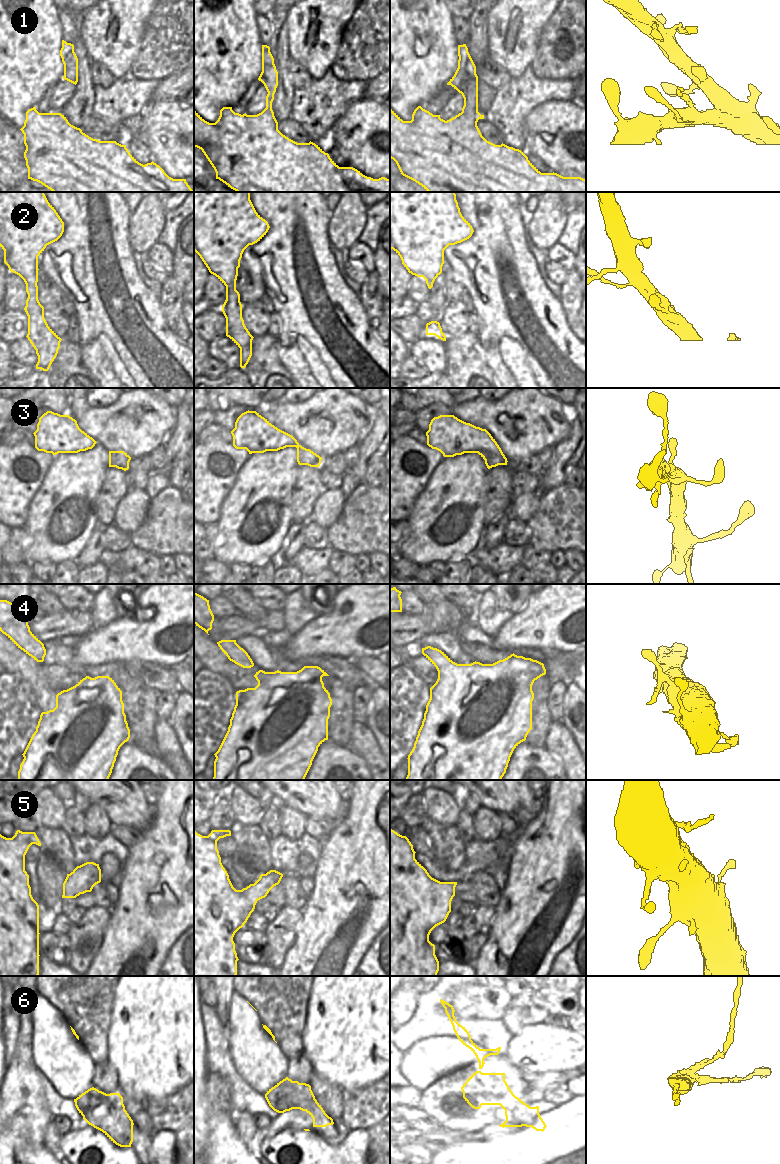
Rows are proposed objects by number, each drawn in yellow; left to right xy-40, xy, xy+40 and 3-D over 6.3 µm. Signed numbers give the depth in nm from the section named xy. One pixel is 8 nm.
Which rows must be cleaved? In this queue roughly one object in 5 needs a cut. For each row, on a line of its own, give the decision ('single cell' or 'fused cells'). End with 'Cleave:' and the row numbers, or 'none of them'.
1: single cell
2: single cell
3: single cell
4: single cell
5: single cell
6: fused cells
Cleave: 6

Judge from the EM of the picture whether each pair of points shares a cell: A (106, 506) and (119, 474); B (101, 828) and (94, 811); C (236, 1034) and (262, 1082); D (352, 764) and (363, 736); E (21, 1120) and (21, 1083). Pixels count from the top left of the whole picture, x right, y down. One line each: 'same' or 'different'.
A: same
B: same
C: same
D: different
E: same

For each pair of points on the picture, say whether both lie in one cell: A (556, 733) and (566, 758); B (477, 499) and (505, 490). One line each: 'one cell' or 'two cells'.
A: one cell
B: two cells

